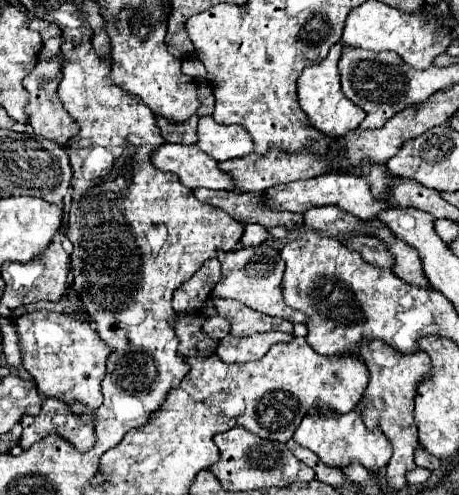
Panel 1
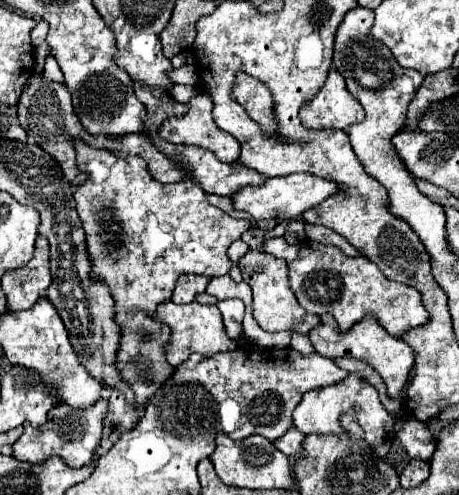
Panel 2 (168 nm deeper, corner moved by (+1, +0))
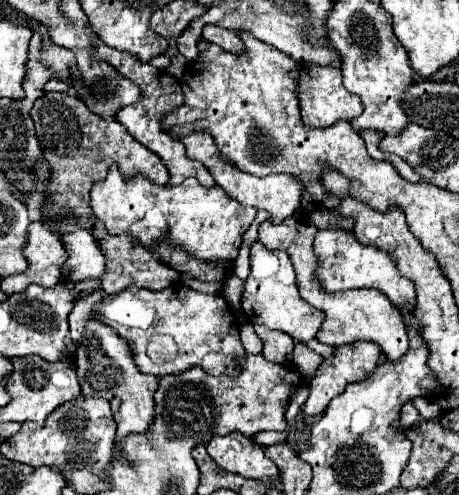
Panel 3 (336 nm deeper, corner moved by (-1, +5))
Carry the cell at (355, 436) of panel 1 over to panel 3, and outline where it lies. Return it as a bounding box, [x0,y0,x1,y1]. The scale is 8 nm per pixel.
[301,344,381,418]

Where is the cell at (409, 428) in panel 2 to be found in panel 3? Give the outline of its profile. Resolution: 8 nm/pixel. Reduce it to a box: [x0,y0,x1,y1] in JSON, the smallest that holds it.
[401,402,421,428]

